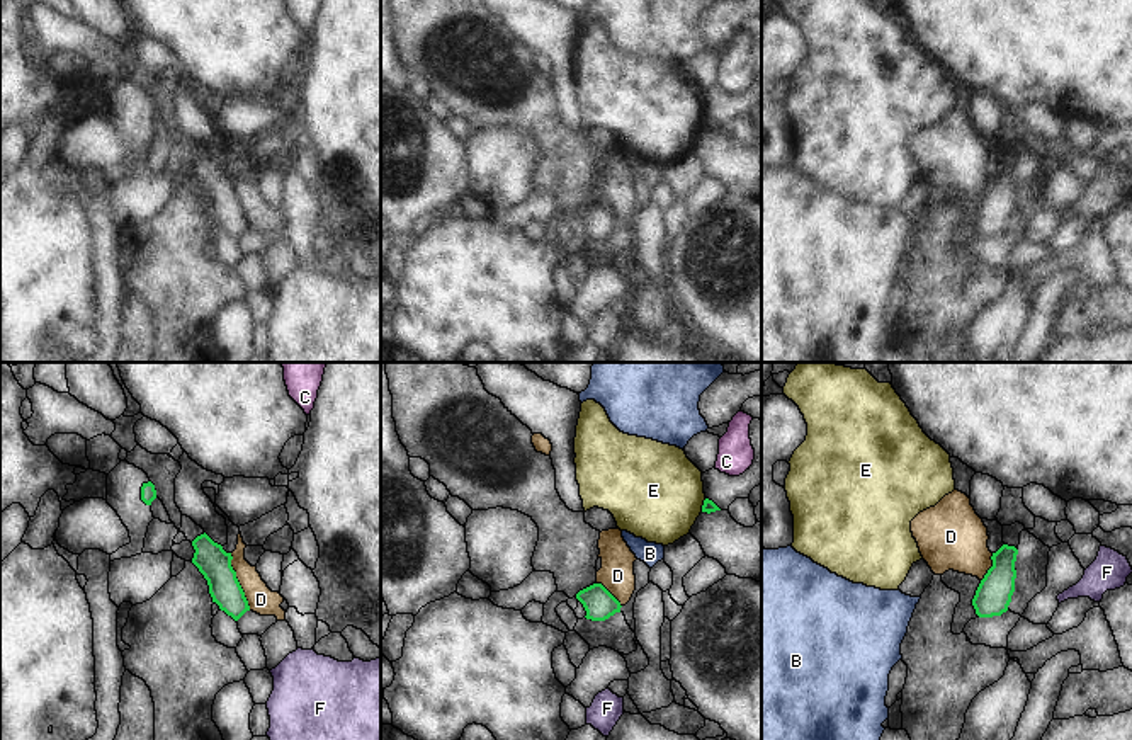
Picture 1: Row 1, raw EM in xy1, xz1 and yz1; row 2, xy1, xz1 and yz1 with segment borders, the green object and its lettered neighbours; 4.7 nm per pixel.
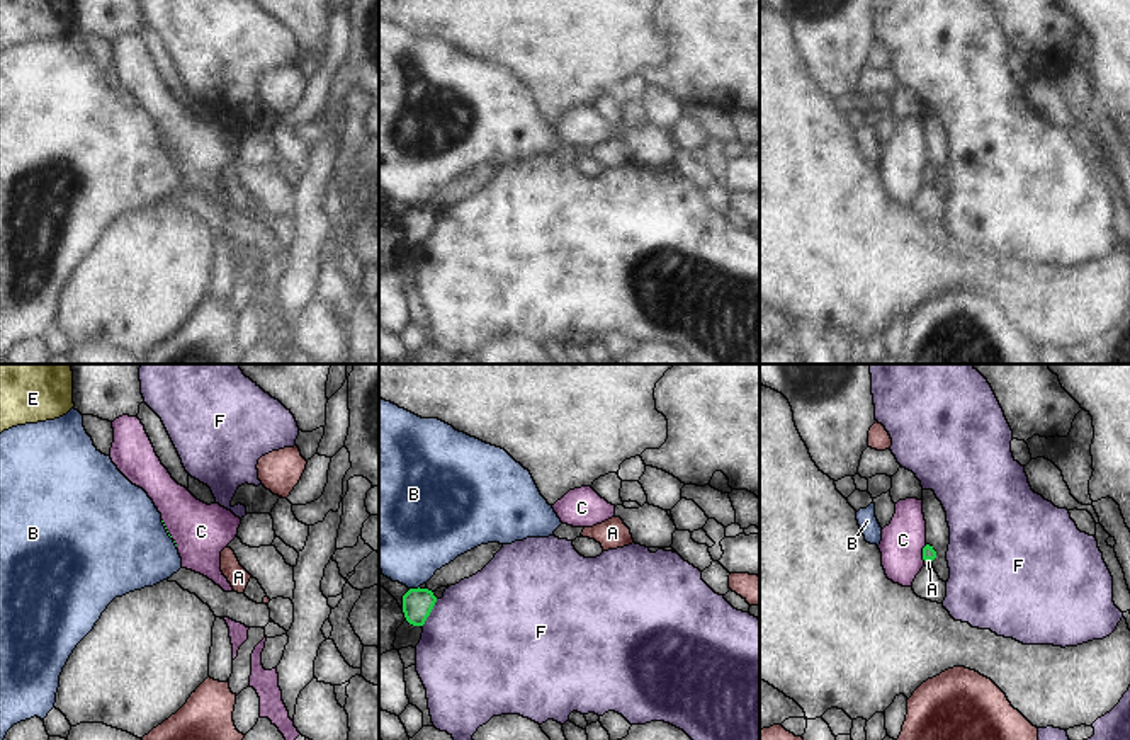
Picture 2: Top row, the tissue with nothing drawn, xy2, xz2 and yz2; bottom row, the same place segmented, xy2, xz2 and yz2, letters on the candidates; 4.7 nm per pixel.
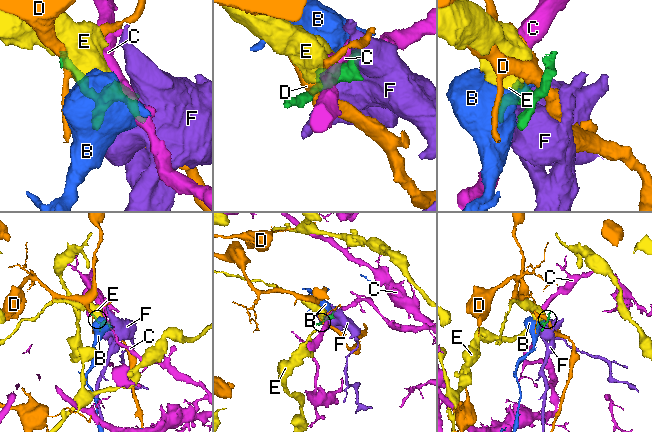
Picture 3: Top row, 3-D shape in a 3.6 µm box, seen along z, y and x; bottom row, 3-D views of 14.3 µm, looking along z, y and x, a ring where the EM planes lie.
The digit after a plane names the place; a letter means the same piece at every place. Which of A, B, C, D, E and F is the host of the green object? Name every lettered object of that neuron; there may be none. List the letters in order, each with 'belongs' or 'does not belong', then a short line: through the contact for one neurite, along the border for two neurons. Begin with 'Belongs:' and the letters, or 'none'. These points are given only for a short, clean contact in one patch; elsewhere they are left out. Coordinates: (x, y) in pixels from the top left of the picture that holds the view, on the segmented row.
Belongs: A
A: belongs | yz2 (928, 553), (928, 558), (928, 562)
B: does not belong | xz2 (418, 586), (410, 589)
C: does not belong
D: does not belong | xy1 (230, 553), (235, 577), (250, 609)
E: does not belong | xz1 (706, 499), (701, 511)
F: does not belong

